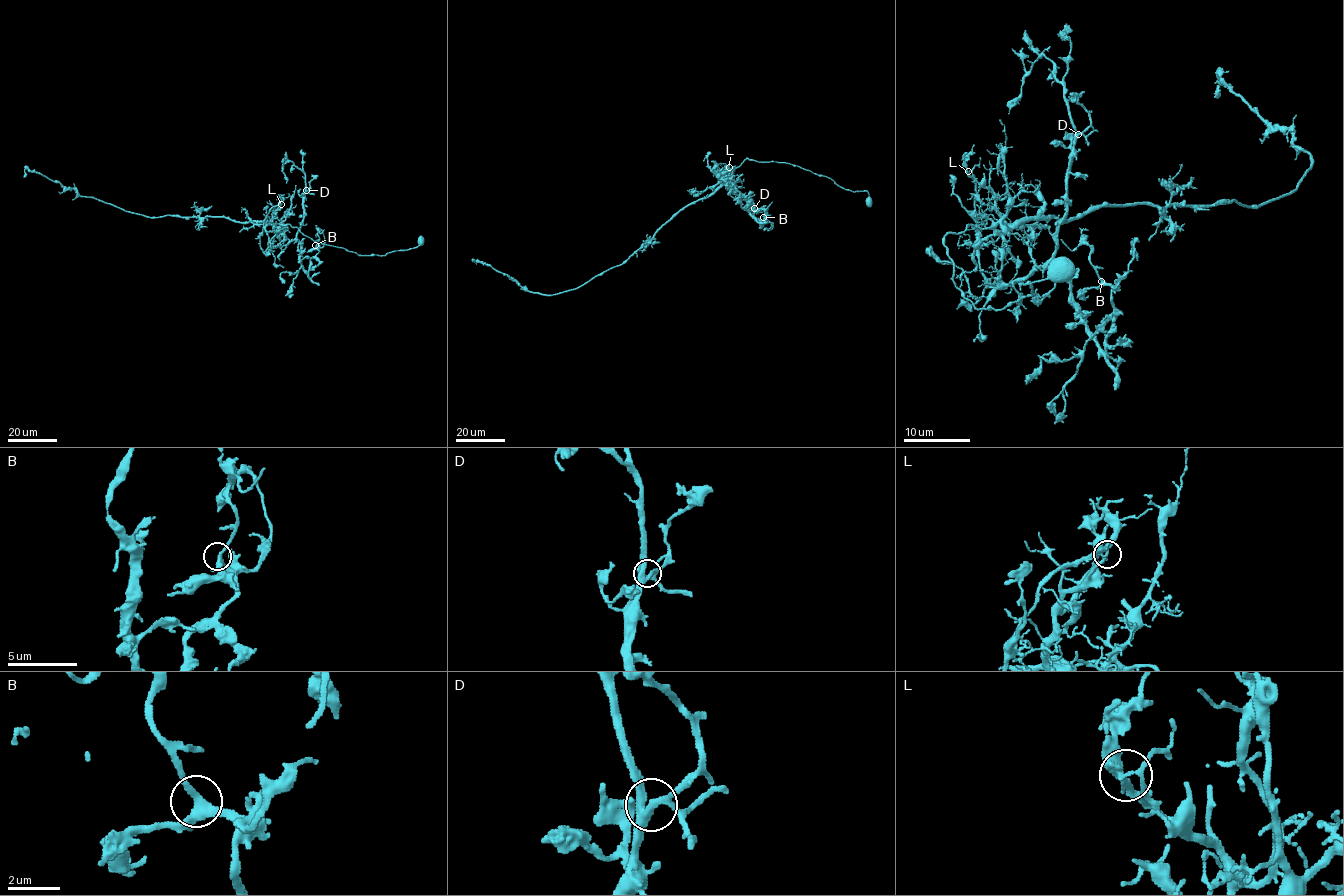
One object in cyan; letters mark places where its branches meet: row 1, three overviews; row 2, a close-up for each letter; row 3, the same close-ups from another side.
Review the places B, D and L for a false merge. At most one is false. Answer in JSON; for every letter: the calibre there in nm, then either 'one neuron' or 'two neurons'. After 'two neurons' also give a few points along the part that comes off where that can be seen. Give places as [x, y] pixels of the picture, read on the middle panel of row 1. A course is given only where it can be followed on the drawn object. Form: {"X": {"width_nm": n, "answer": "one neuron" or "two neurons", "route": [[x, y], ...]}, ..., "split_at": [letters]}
{"B": {"width_nm": 320, "answer": "one neuron"}, "D": {"width_nm": 280, "answer": "one neuron"}, "L": {"width_nm": 150, "answer": "two neurons", "route": [[729, 167], [711, 171], [730, 183], [753, 207], [748, 199], [731, 191], [734, 182]]}, "split_at": ["L"]}

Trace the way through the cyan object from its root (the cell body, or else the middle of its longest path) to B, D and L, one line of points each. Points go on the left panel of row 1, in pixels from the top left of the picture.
B: (420, 241), (384, 255), (358, 255), (282, 224), (284, 236), (300, 244), (307, 271), (315, 245)
D: (420, 241), (384, 255), (358, 255), (315, 242), (283, 223), (290, 241), (303, 219), (306, 190)
L: (420, 241), (415, 247), (384, 255), (358, 255), (315, 242), (289, 224), (273, 225), (273, 213), (281, 204)

